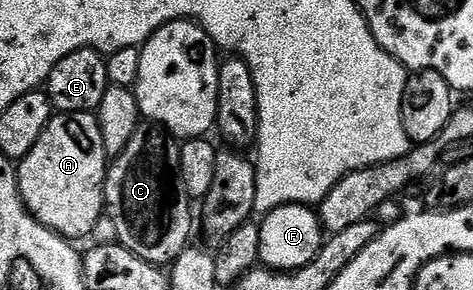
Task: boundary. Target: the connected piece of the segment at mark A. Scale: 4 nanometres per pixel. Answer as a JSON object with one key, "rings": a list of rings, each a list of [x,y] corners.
{"rings":[[[55,112],[44,127],[40,139],[36,139],[36,147],[32,147],[32,151],[28,151],[28,155],[17,162],[16,168],[22,202],[39,223],[67,239],[90,237],[94,224],[104,214],[104,186],[108,168],[104,139],[94,113]]]}

